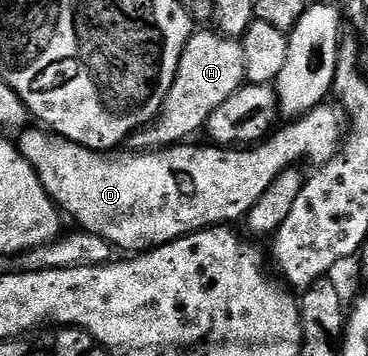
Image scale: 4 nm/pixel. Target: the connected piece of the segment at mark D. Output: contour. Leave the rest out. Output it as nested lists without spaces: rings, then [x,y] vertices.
[[[330,103],[317,105],[310,113],[291,120],[283,129],[275,128],[265,139],[249,147],[179,143],[161,151],[125,151],[117,155],[77,145],[64,137],[51,135],[45,128],[37,128],[21,130],[19,137],[22,138],[17,138],[16,144],[24,159],[36,171],[55,205],[60,207],[67,218],[75,217],[85,232],[100,235],[111,246],[118,248],[119,245],[127,249],[127,254],[137,255],[164,245],[167,241],[195,233],[198,229],[241,222],[260,199],[260,195],[272,187],[282,172],[302,163],[298,161],[314,161],[315,166],[325,165],[337,155],[344,140],[344,113],[341,108]]]

